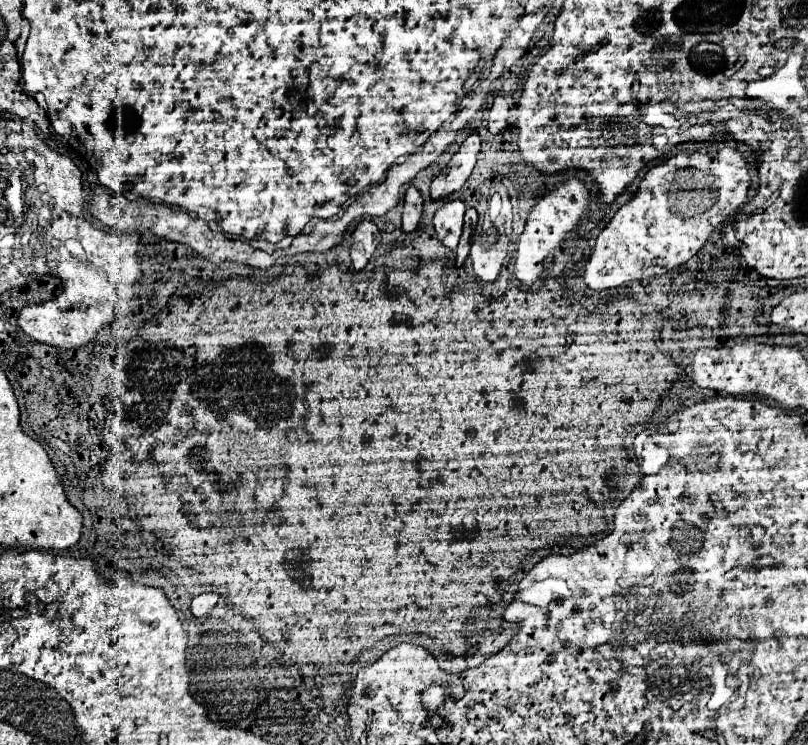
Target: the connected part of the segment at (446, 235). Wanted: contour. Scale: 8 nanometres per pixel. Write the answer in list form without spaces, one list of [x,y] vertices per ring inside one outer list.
[[[455,199],[455,201],[447,201],[433,217],[433,227],[435,227],[437,239],[449,249],[455,249],[459,243],[463,215],[465,215],[465,203]]]

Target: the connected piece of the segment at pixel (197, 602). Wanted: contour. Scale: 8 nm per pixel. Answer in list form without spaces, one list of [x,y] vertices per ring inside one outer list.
[[[201,593],[201,595],[193,597],[193,601],[191,601],[191,613],[195,617],[209,615],[213,611],[213,607],[217,605],[217,599],[219,599],[217,593]]]

